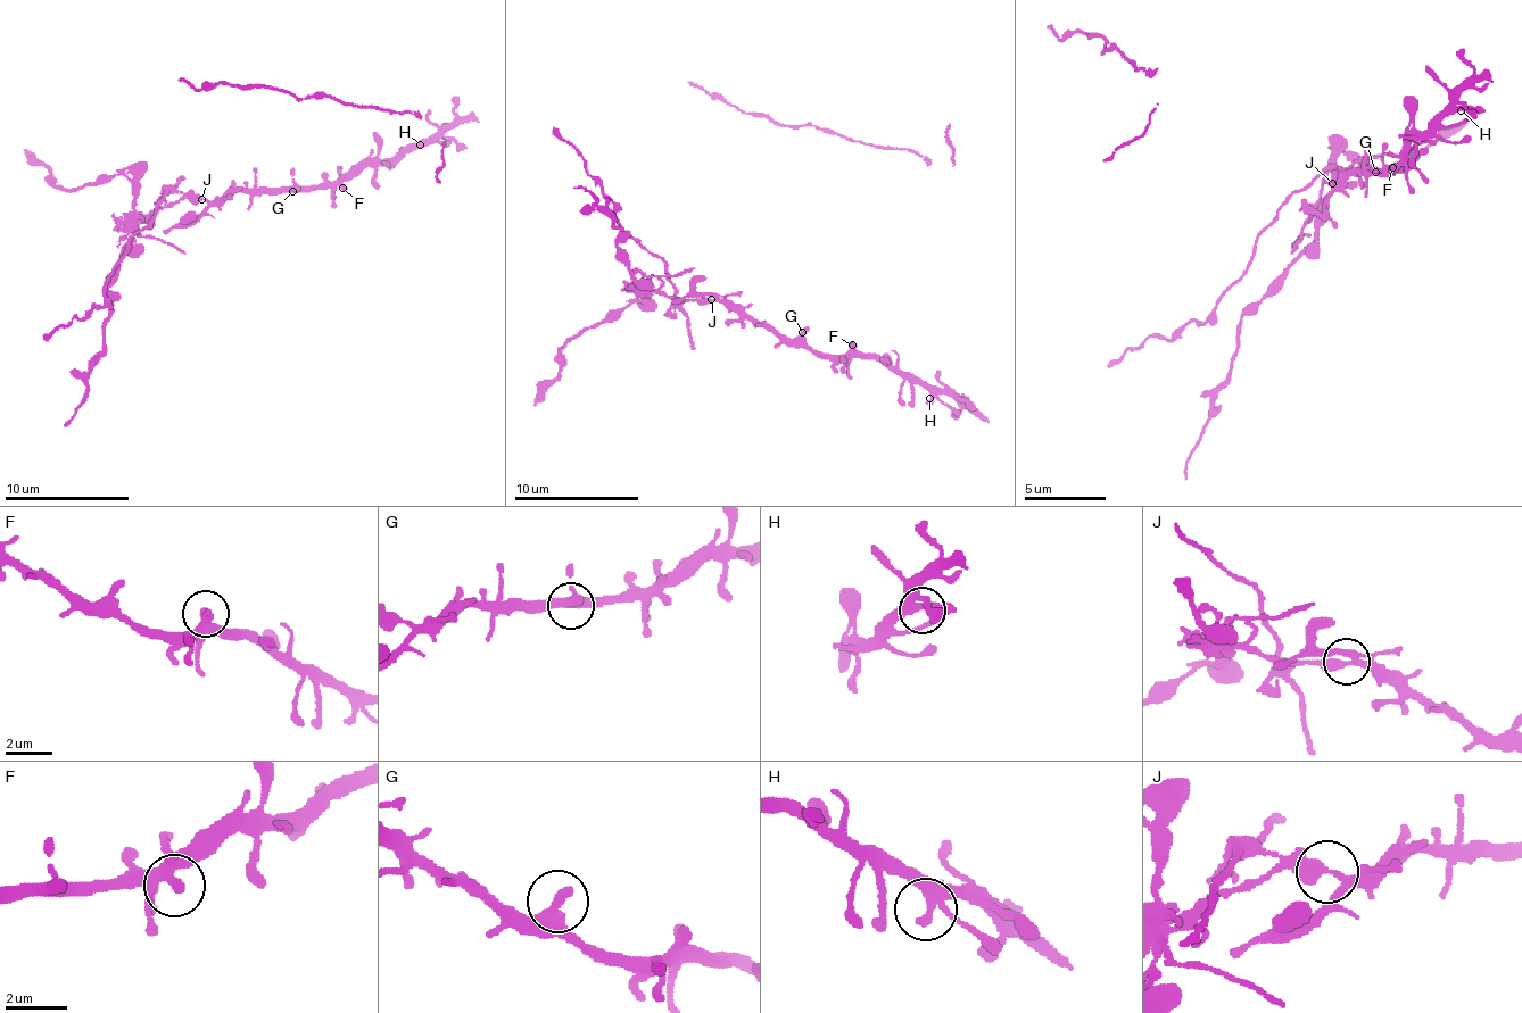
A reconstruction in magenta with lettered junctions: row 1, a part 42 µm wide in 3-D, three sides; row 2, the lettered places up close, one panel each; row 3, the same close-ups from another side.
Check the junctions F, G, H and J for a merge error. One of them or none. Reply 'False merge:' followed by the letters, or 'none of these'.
False merge: J

